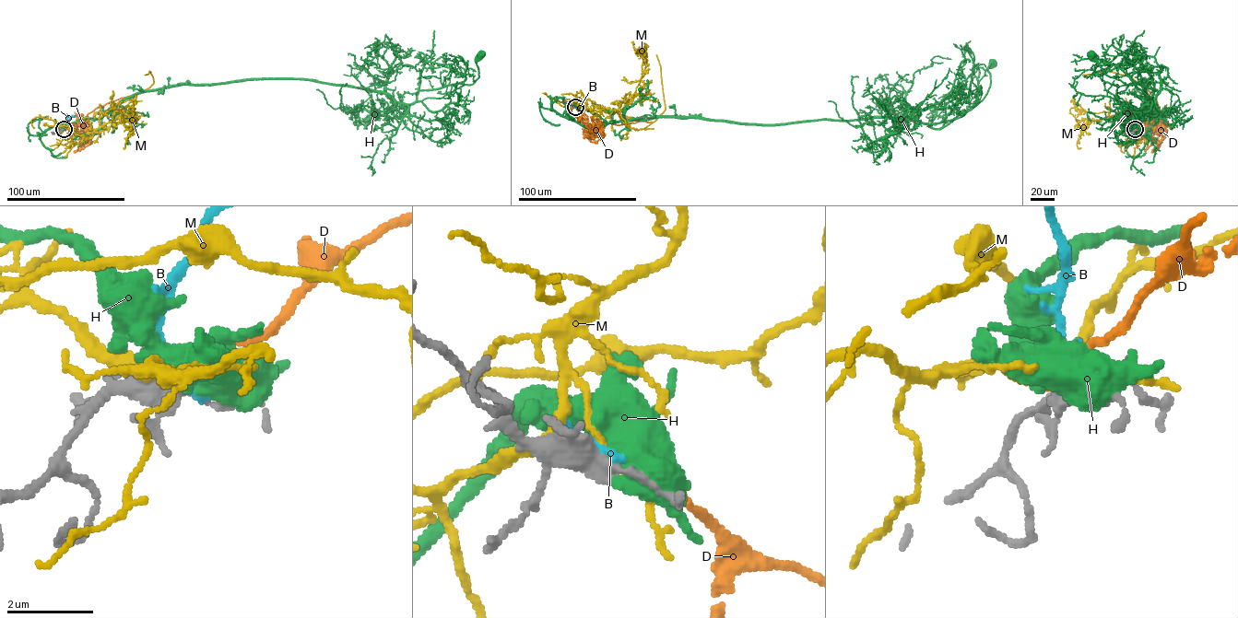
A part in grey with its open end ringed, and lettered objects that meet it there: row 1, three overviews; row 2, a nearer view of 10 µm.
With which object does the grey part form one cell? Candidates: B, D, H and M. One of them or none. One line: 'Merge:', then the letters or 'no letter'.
Merge: D

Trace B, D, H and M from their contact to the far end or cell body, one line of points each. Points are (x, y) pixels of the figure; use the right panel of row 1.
B: (1135, 129), (1135, 117)
D: (1135, 129), (1143, 124), (1157, 131), (1149, 125), (1153, 104), (1149, 91)
H: (1135, 129), (1158, 119), (1145, 91), (1152, 79), (1149, 104), (1091, 54)
M: (1135, 129), (1125, 129), (1137, 142), (1156, 96), (1125, 75), (1082, 75)

